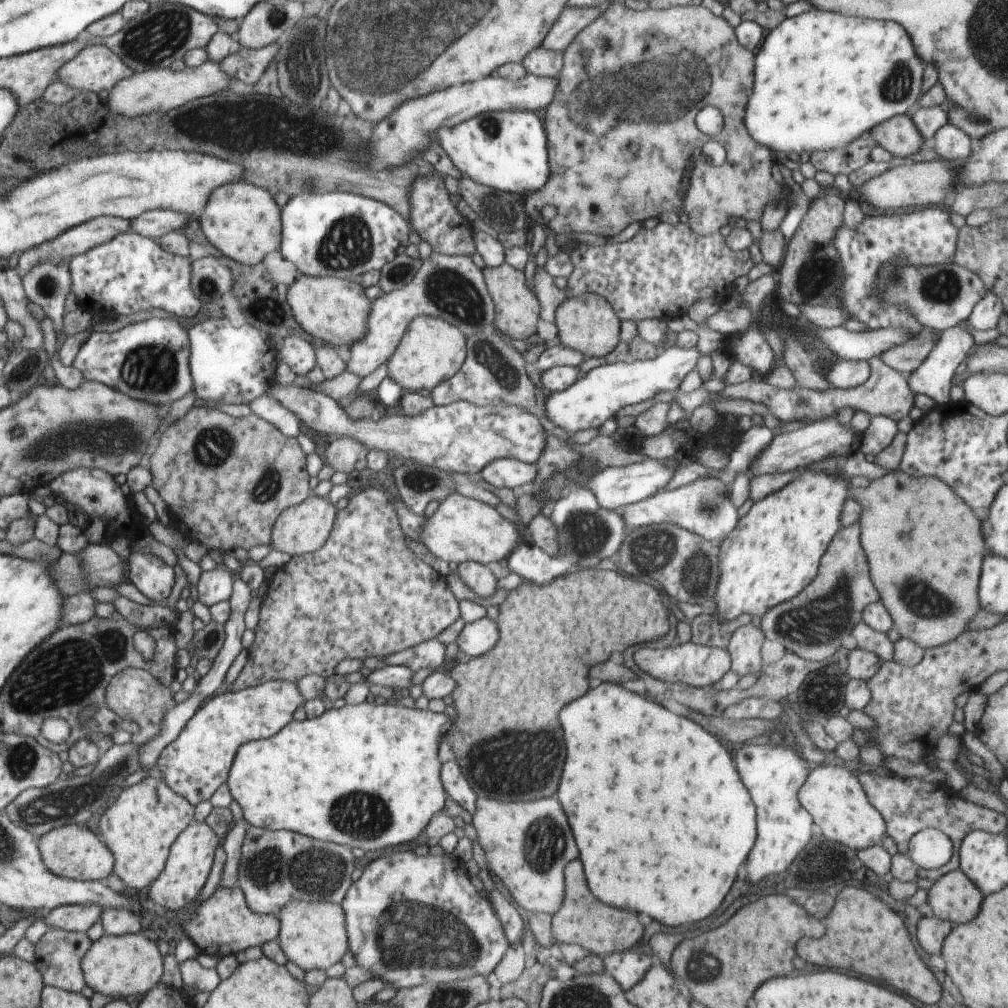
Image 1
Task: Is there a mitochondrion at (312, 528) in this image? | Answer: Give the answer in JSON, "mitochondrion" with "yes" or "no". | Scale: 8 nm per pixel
{"mitochondrion":"no"}

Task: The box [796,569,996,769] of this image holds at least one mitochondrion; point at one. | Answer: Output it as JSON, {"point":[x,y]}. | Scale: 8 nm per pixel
{"point":[927,604]}

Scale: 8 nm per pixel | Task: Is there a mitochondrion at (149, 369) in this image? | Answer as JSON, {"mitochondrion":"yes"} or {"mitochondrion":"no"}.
{"mitochondrion":"yes"}

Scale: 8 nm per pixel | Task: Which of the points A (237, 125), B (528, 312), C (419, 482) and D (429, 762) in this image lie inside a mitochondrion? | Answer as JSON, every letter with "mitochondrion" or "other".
{"A":"mitochondrion","B":"other","C":"mitochondrion","D":"other"}

